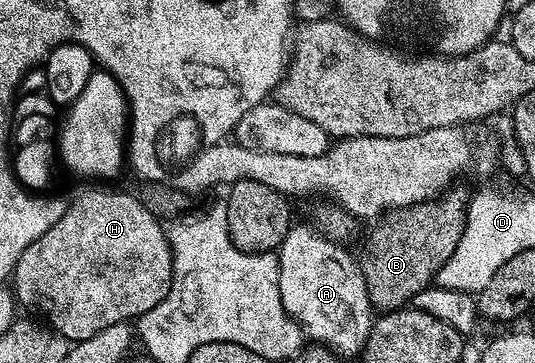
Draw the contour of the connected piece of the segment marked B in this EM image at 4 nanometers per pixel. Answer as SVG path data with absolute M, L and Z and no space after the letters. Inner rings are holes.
M448 191L434 201L396 209L378 222L380 225L363 245L363 254L357 257L373 310L390 311L410 306L417 294L434 282L449 255L453 255L467 222L469 204L466 196L463 198L455 192Z

